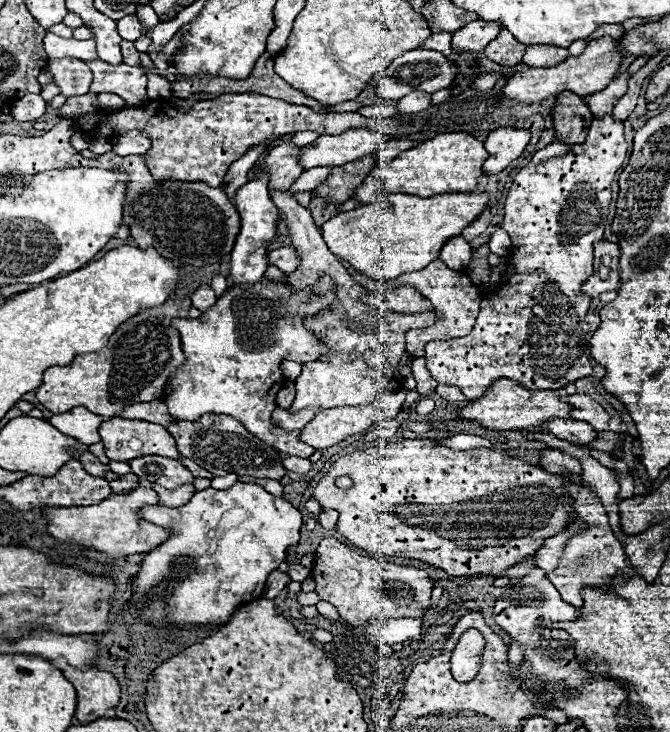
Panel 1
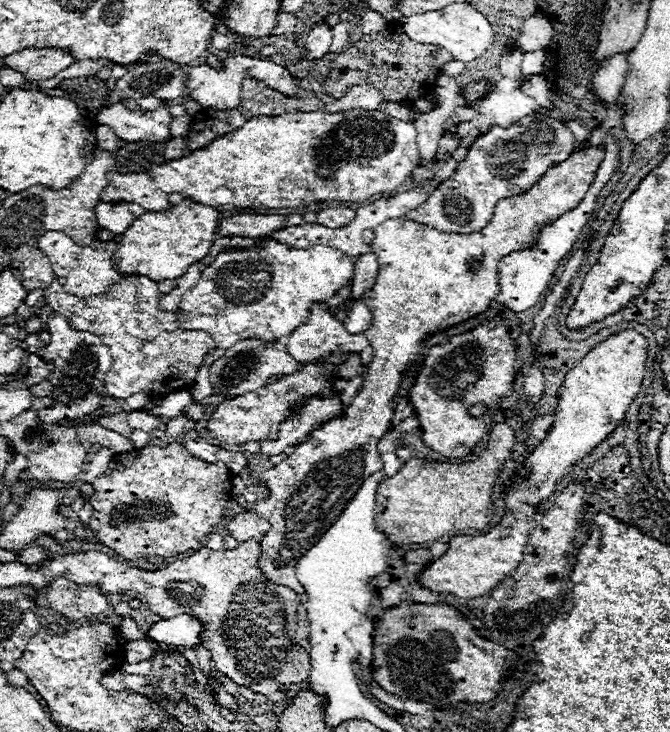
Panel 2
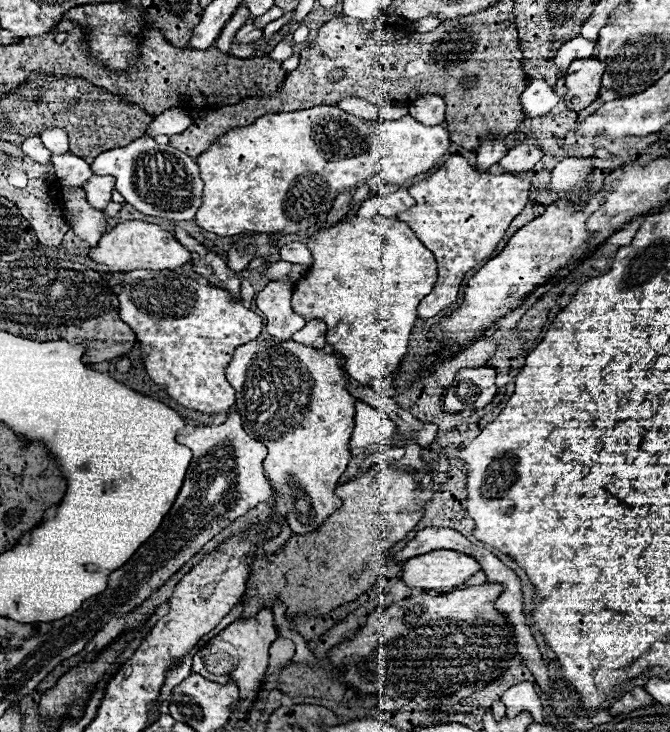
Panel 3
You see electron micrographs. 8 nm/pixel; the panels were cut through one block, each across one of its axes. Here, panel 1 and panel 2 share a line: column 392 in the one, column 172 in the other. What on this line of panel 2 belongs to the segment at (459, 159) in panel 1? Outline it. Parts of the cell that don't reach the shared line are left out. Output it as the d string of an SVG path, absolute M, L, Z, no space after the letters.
M344 110L344 112L296 112L282 116L256 116L234 132L218 136L202 150L158 164L148 172L107 174L108 186L100 194L102 202L134 202L144 210L160 212L168 206L168 196L178 192L196 202L218 210L238 210L258 214L262 209L300 208L318 200L364 202L374 194L392 192L418 166L420 152L416 128L412 122L396 120L378 110Z

